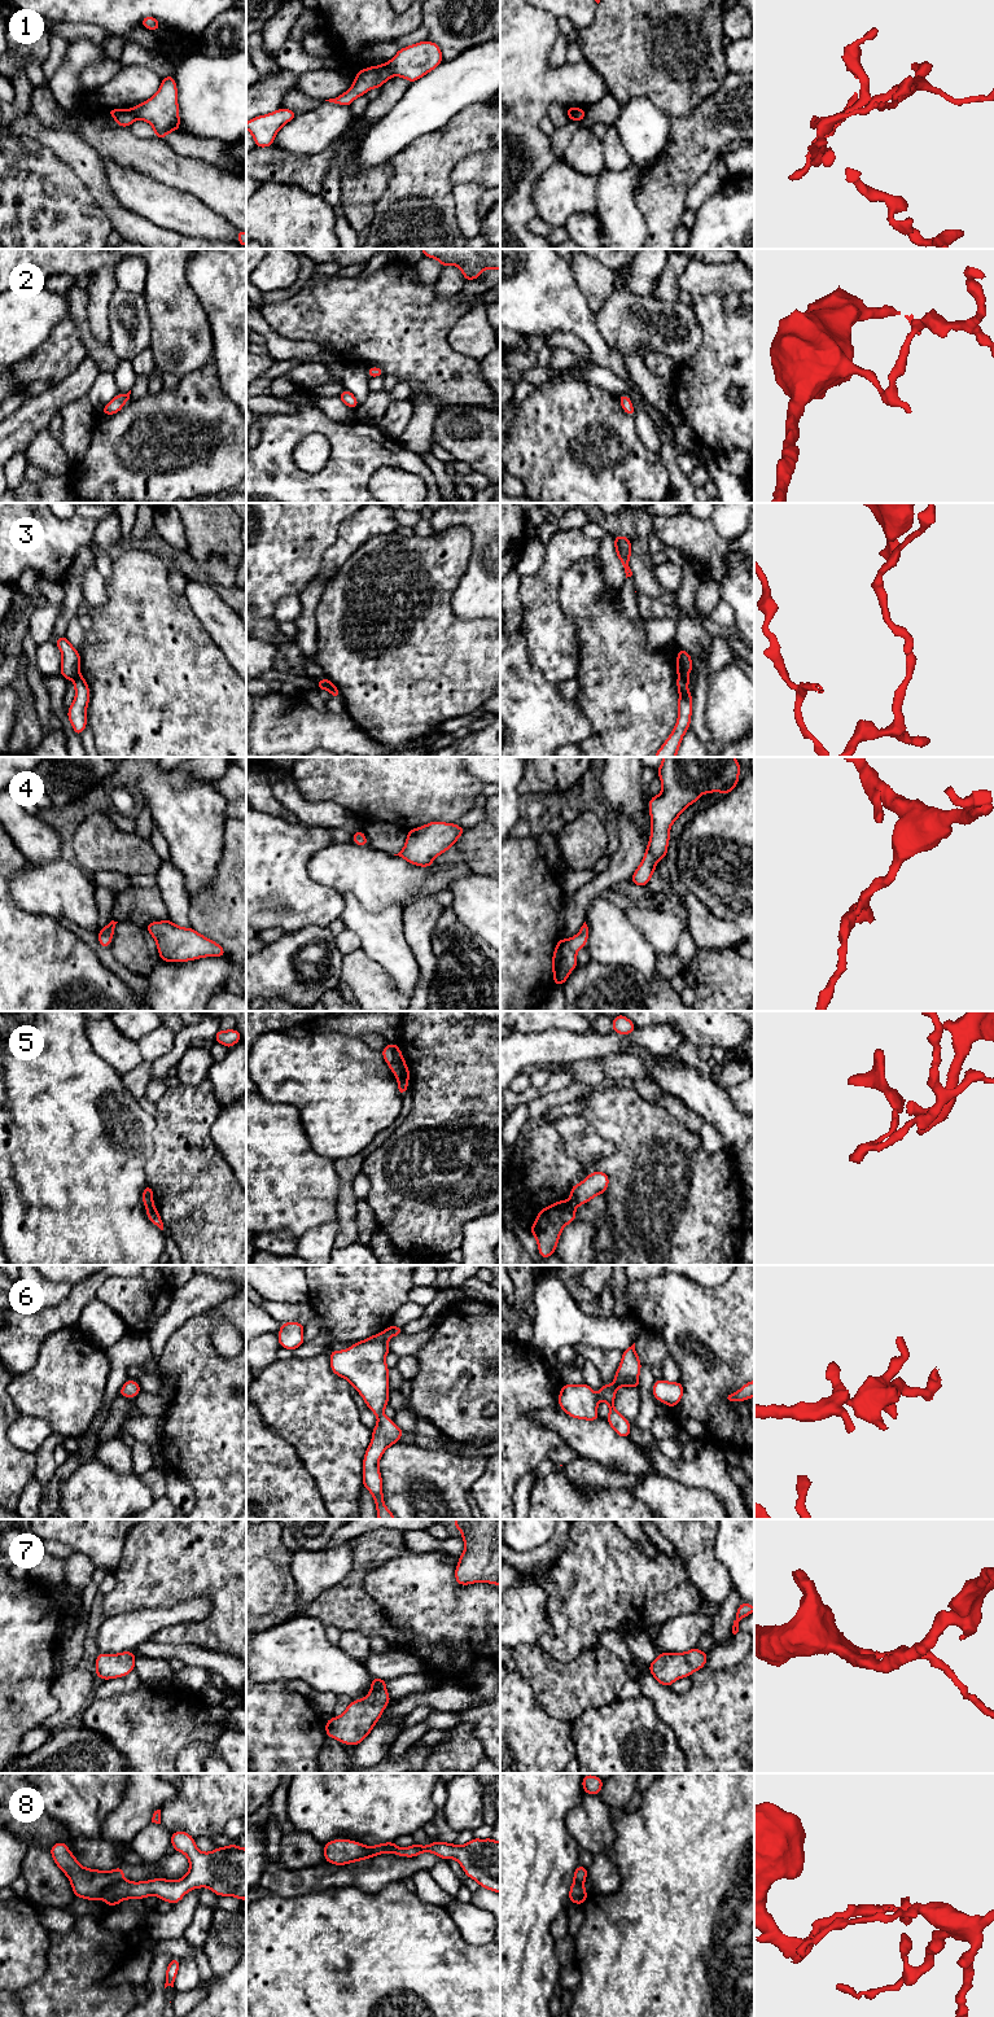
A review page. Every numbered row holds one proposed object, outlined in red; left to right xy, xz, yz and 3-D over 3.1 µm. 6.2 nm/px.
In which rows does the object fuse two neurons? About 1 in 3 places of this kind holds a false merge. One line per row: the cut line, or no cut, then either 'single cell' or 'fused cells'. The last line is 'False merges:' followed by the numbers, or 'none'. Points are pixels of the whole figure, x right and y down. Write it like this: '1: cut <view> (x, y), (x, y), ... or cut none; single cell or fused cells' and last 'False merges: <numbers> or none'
1: cut xz (385, 64), (392, 75); fused cells
2: cut none; single cell
3: cut yz (687, 674), (678, 678); fused cells
4: cut none; single cell
5: cut yz (568, 1200), (573, 1208); fused cells
6: cut none; single cell
7: cut none; single cell
8: cut xy (125, 1881), (109, 1885), (101, 1898); fused cells
False merges: 1, 3, 5, 8

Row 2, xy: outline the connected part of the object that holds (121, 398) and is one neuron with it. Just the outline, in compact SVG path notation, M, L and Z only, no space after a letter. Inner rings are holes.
M131 390L127 394L118 393L100 412L102 415L114 415L122 410L124 403L130 399Z

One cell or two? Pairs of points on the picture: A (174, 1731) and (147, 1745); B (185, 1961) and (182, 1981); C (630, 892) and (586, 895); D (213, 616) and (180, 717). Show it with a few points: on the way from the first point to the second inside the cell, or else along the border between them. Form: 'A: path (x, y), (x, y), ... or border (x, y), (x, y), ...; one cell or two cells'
A: path (167, 1731), (161, 1731), (153, 1738); one cell
B: path (185, 1967), (185, 1976); one cell
C: border (629, 880), (622, 880), (609, 887); two cells
D: border (191, 606), (204, 629), (226, 656); two cells

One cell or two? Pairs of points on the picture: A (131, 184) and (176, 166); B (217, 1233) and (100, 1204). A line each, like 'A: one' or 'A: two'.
A: two
B: two

